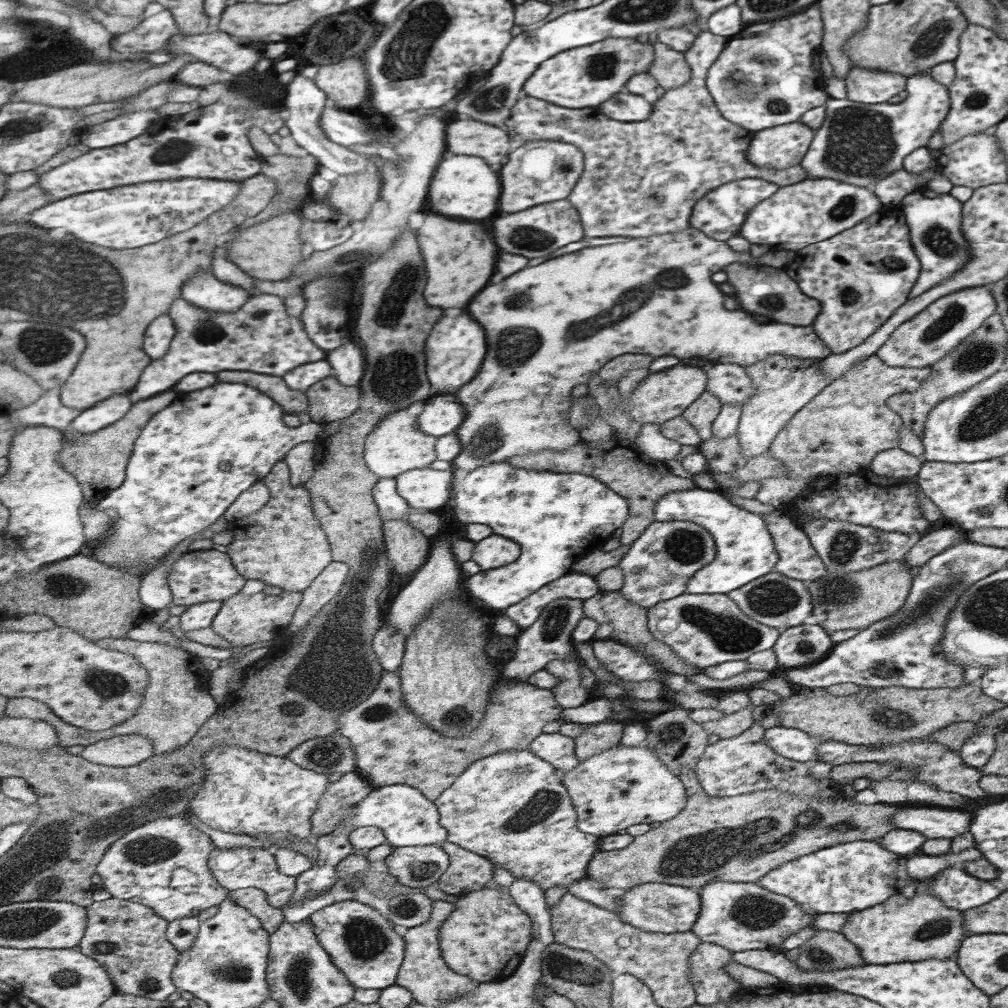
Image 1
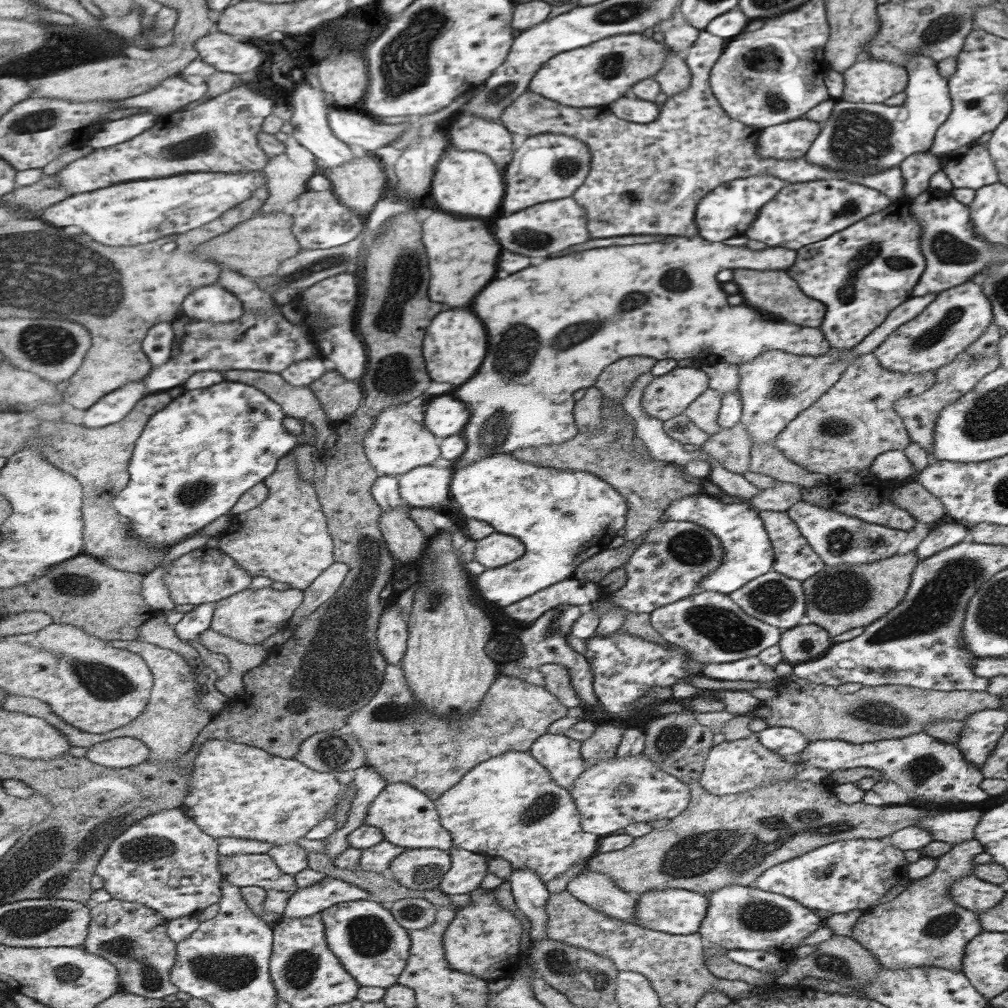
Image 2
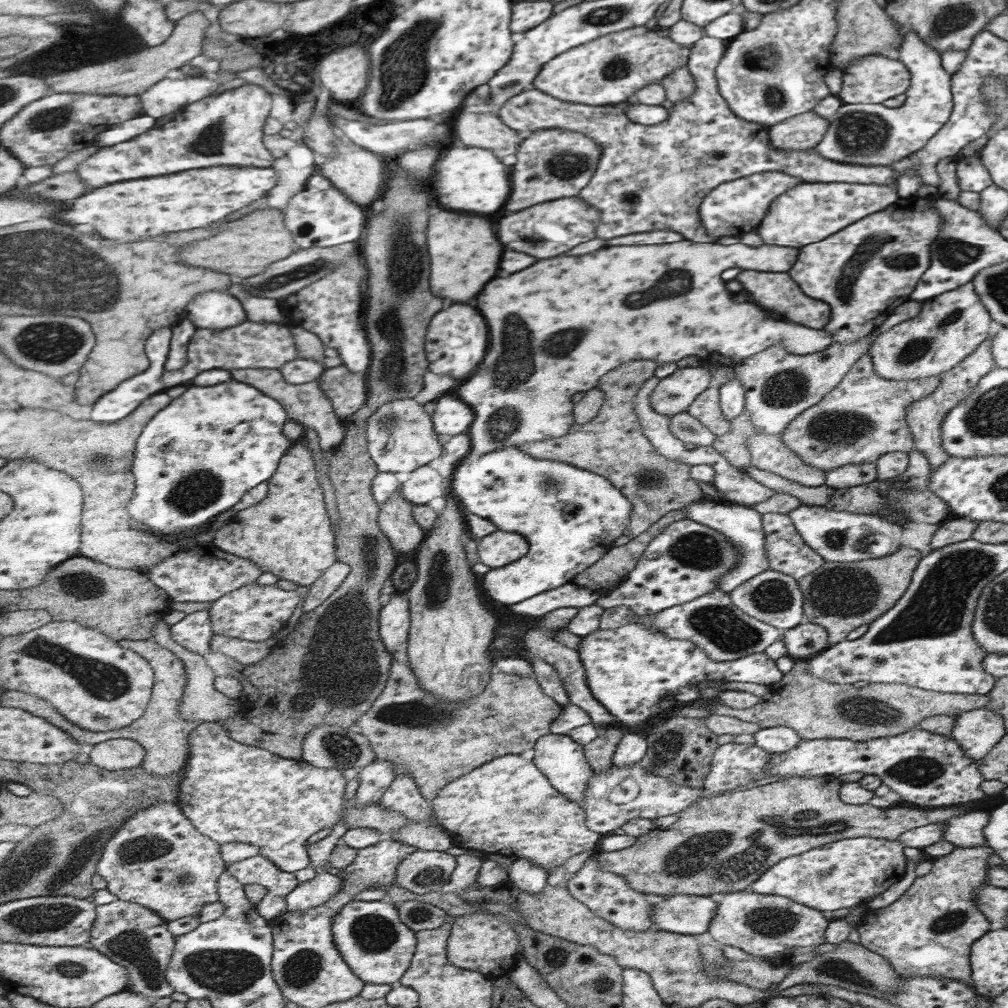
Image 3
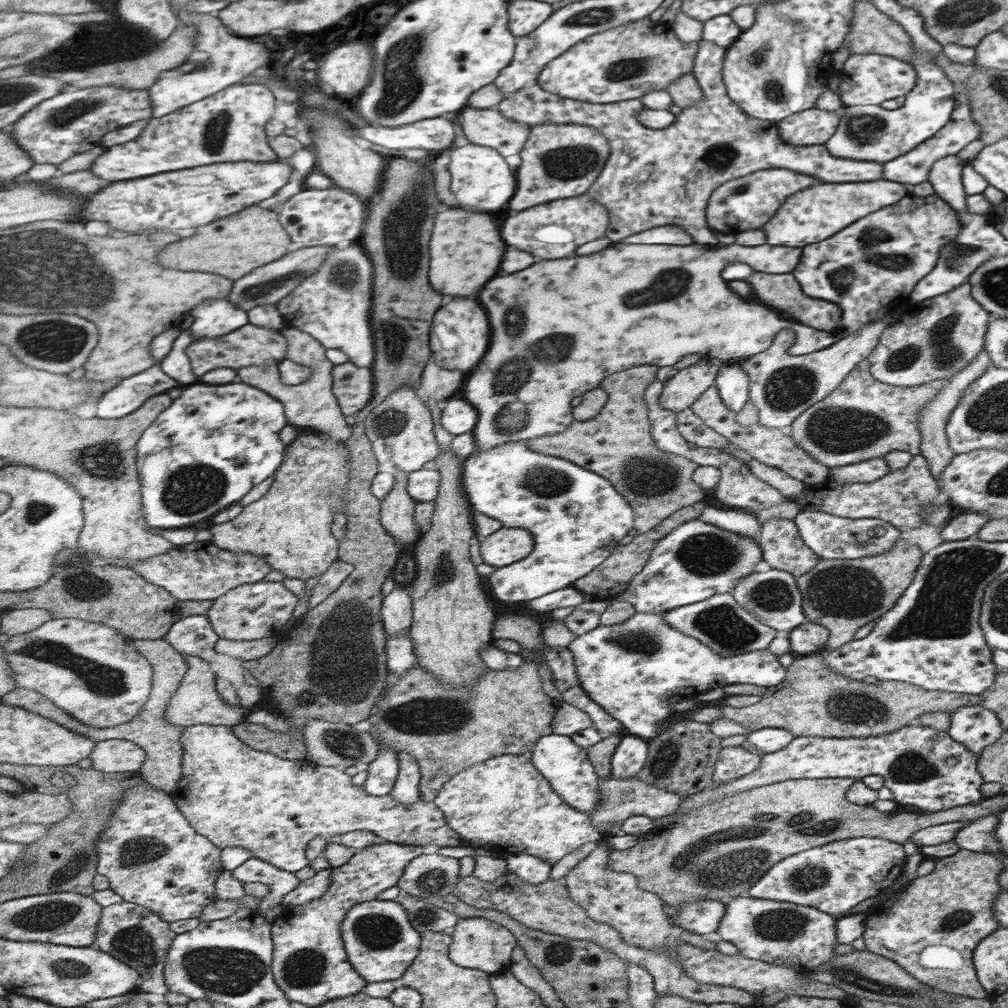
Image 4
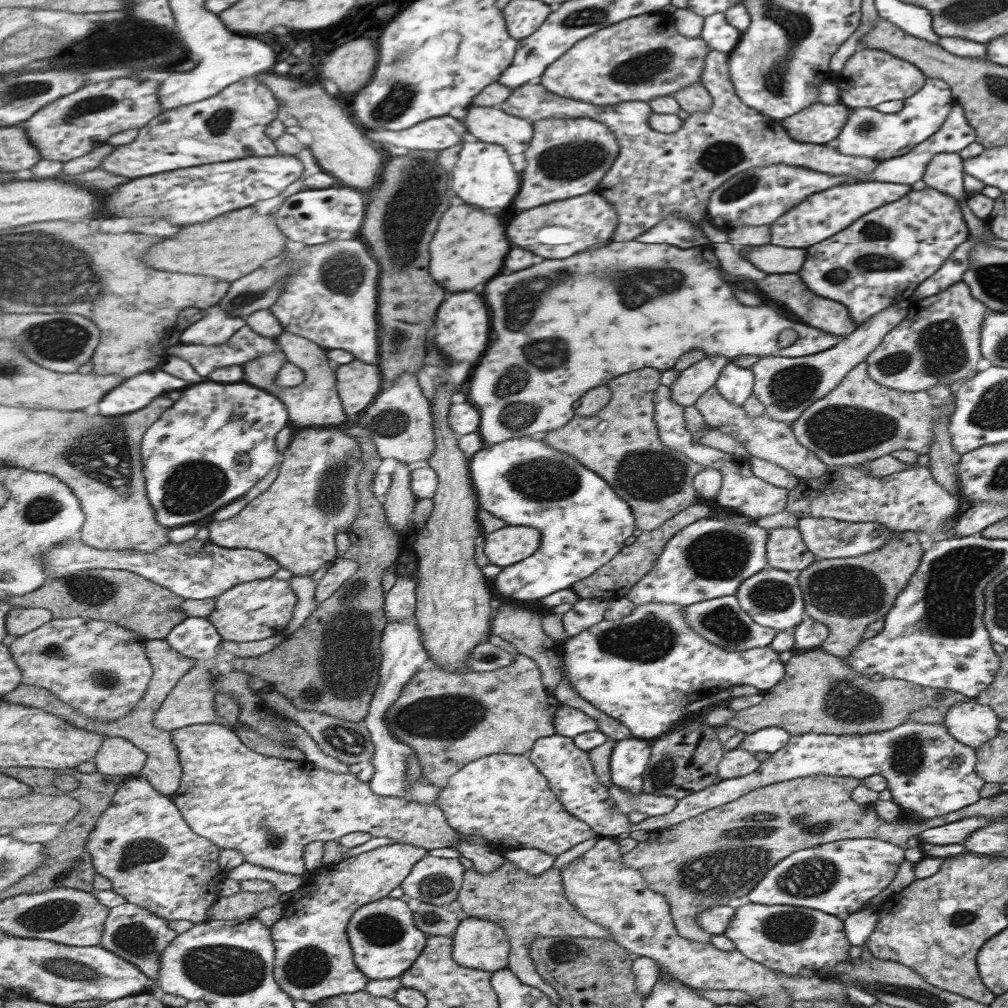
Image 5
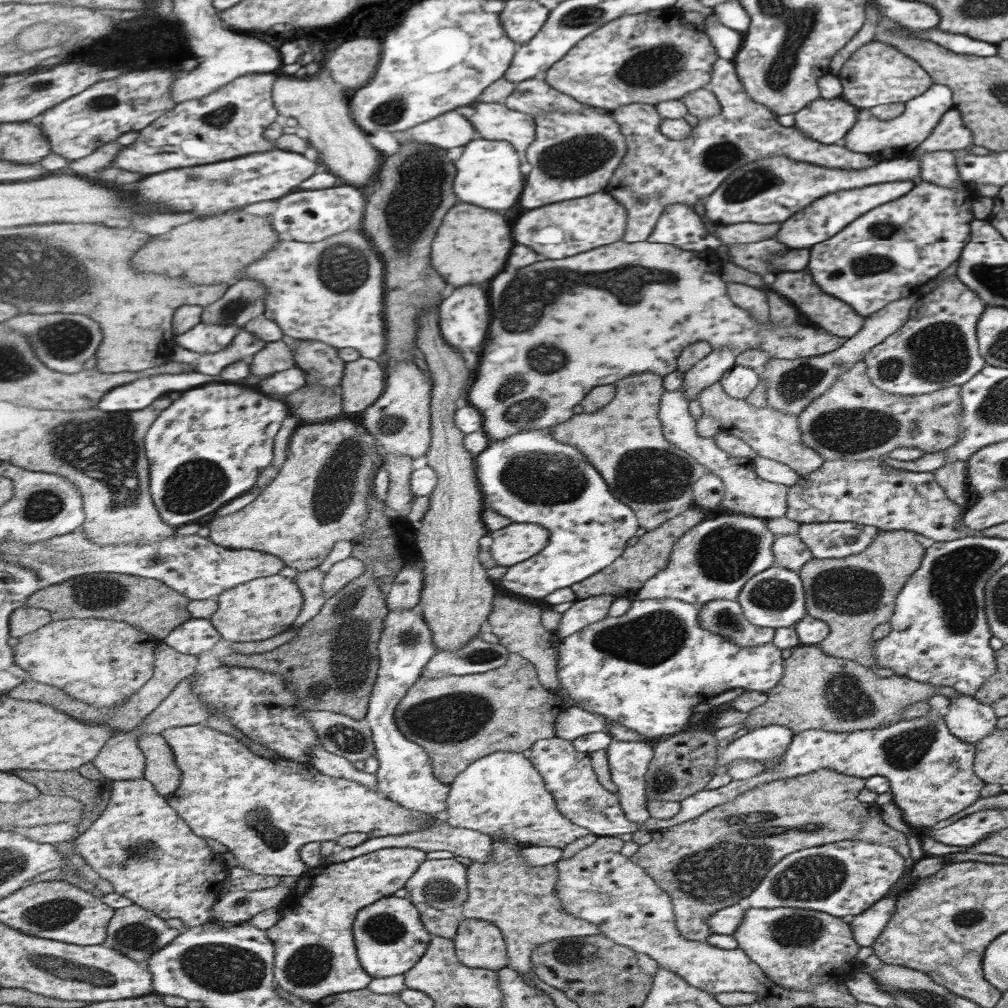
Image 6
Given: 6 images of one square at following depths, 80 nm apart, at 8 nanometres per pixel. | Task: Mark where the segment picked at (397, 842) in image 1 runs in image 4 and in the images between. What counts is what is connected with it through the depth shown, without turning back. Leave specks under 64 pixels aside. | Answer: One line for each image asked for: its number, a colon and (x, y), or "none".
2: (408, 818)
3: (422, 830)
4: (407, 791)

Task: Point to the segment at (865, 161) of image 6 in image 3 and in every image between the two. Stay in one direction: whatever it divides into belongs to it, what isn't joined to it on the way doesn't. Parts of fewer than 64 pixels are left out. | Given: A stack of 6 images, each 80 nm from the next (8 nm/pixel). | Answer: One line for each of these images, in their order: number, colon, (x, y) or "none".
3: (654, 177)
4: (664, 177)
5: (656, 175)

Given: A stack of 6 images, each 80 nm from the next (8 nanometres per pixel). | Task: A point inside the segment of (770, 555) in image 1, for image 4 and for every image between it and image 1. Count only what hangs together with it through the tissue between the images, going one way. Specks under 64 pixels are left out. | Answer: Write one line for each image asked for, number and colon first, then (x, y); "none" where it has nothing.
2: (748, 554)
3: (742, 526)
4: (744, 523)

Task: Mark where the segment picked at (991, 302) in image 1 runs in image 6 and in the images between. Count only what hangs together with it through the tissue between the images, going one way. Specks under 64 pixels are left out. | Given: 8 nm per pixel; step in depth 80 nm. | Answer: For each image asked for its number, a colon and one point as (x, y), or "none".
2: (954, 320)
3: (948, 328)
4: (940, 336)
5: (937, 342)
6: (936, 347)

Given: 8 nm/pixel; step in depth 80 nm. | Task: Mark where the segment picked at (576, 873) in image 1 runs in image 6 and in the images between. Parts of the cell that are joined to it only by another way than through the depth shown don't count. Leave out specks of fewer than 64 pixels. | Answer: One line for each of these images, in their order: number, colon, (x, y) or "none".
2: (510, 806)
3: (508, 806)
4: (505, 804)
5: (504, 798)
6: (504, 793)

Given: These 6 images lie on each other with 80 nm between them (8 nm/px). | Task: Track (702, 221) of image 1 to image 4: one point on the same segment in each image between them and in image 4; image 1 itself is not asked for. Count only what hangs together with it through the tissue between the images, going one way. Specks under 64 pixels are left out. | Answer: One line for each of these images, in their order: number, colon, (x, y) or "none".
2: (729, 208)
3: (737, 206)
4: (745, 203)

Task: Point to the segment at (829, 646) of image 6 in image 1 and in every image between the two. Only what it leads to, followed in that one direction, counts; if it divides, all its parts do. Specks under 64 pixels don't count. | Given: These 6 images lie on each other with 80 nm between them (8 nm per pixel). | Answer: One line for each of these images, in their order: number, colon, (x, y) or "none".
1: (849, 600)
2: (841, 597)
3: (840, 596)
4: (841, 595)
5: (846, 594)

